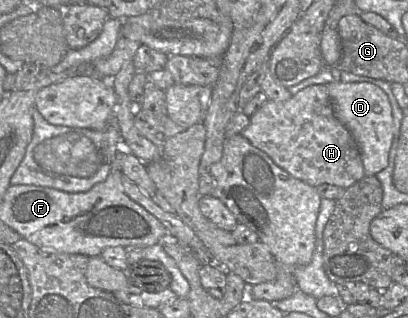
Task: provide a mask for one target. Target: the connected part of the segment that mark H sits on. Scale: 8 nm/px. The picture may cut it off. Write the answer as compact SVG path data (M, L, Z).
M327 85L309 86L292 95L287 101L266 101L250 117L250 123L241 135L254 147L266 153L277 166L310 186L331 184L347 189L365 177L358 145L349 130L335 117Z

